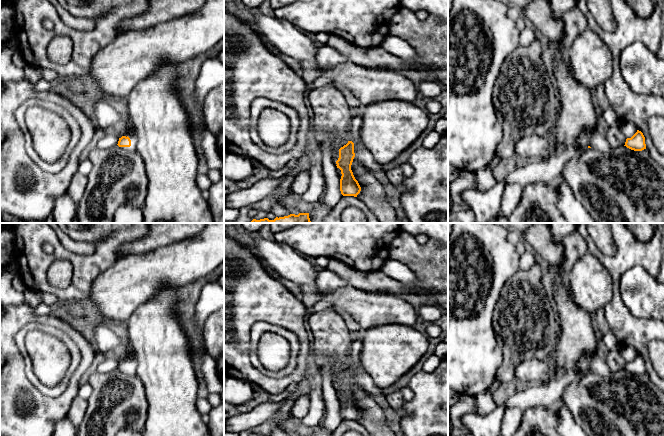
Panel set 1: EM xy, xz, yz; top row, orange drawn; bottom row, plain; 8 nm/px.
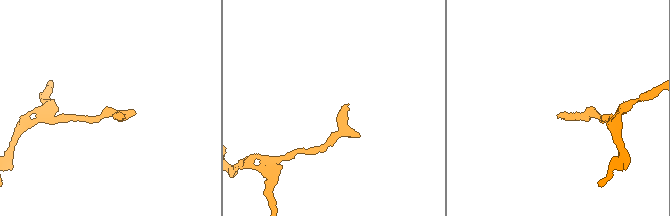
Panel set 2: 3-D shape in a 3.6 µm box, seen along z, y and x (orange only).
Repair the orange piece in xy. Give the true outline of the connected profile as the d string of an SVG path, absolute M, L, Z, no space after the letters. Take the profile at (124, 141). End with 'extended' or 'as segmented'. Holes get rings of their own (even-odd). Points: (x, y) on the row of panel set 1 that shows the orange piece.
M135 135L122 136L119 138L118 144L123 150L136 152L137 137Z | extended

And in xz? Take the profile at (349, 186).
M357 110L354 112L351 120L349 131L350 139L346 145L339 149L339 158L336 166L341 170L340 191L343 196L354 196L361 191L358 181L355 179L351 170L351 165L355 157L354 143L360 138L360 131L363 124L361 113Z | extended

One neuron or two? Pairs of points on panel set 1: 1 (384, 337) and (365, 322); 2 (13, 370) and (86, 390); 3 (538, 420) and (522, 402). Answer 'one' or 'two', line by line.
1: two
2: two
3: two

